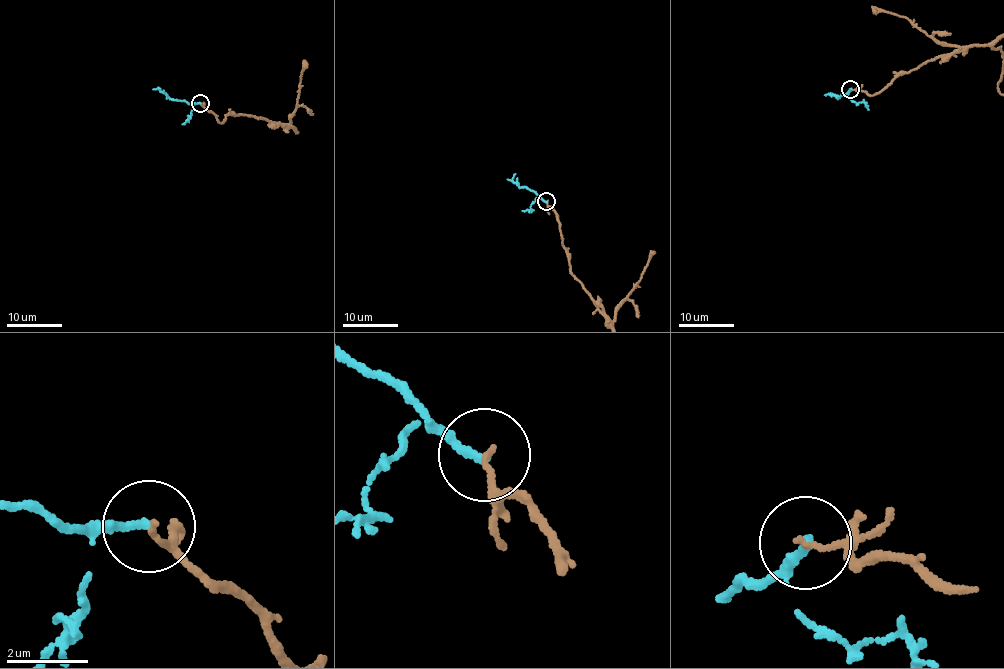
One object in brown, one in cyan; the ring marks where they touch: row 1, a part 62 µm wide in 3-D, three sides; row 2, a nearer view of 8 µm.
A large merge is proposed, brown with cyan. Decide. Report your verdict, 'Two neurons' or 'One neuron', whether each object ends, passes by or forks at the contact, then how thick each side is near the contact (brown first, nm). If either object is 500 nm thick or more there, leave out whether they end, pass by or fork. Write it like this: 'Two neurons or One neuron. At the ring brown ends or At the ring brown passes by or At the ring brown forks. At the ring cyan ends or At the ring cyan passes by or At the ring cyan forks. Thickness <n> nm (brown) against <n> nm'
Two neurons. At the ring brown ends. At the ring cyan ends. Thickness 130 nm (brown) against 220 nm

